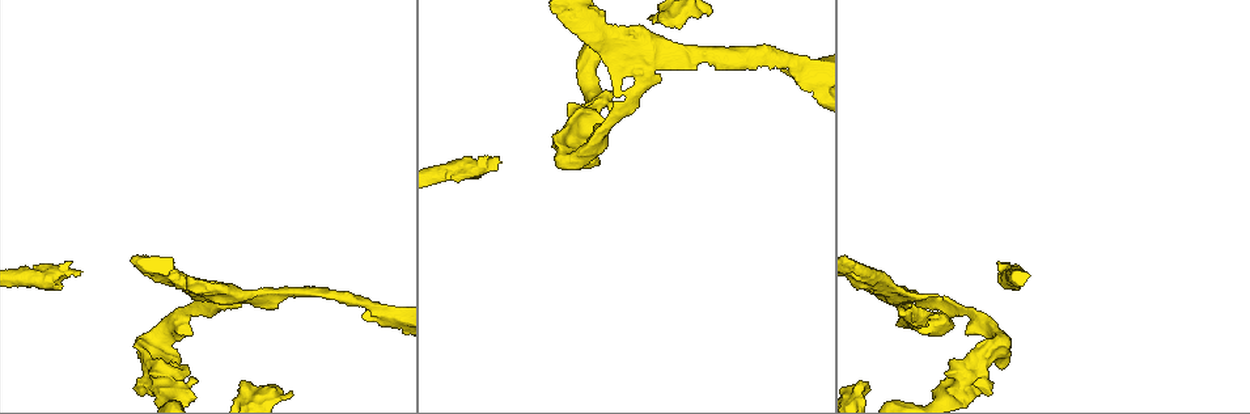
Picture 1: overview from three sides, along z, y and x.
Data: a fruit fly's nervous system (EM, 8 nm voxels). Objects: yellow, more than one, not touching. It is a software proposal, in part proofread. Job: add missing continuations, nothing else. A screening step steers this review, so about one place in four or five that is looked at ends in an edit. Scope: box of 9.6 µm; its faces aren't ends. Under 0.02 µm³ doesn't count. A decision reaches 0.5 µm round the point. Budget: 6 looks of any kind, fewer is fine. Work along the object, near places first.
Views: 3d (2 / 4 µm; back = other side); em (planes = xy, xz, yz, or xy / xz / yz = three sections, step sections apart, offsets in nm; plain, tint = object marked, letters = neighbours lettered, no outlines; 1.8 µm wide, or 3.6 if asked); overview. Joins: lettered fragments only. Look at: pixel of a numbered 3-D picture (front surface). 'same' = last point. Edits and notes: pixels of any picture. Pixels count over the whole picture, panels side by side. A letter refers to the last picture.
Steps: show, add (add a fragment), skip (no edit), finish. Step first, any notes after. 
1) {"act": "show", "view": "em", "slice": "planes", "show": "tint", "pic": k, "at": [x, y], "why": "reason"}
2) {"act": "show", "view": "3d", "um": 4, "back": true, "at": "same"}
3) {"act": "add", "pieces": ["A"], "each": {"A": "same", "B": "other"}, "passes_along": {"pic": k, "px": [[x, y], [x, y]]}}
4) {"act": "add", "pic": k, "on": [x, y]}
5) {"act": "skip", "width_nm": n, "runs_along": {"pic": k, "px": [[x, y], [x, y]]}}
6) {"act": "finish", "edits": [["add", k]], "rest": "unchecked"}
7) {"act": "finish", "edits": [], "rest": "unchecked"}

{"act": "show", "view": "em", "slice": "planes", "show": "tint", "pic": 1, "at": [58, 272]}

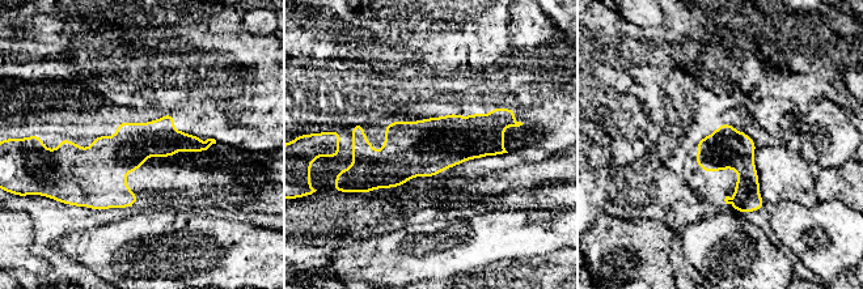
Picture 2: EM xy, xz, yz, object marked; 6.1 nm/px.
{"act": "show", "view": "em", "slice": "planes", "show": "letters", "at": "same"}

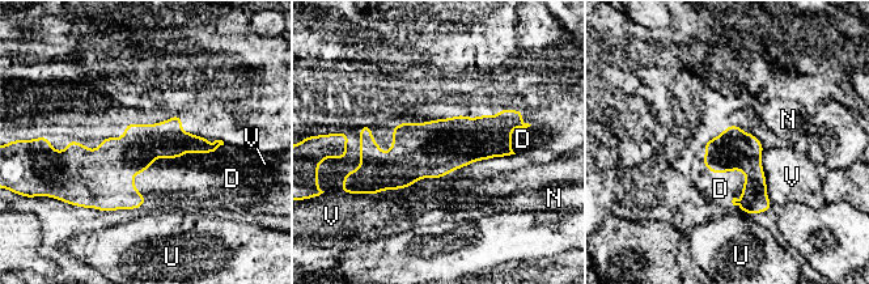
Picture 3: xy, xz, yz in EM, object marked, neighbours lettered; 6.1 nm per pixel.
{"act": "add", "pieces": ["D"], "each": {"D": "same", "N": "other", "U": "other", "V": "other"}, "passes_along": {"pic": 3, "px": [[132, 153], [161, 157], [193, 182]]}, "found": "it goes on there"}

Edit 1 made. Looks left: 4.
{"act": "show", "view": "overview", "why": "redraw"}

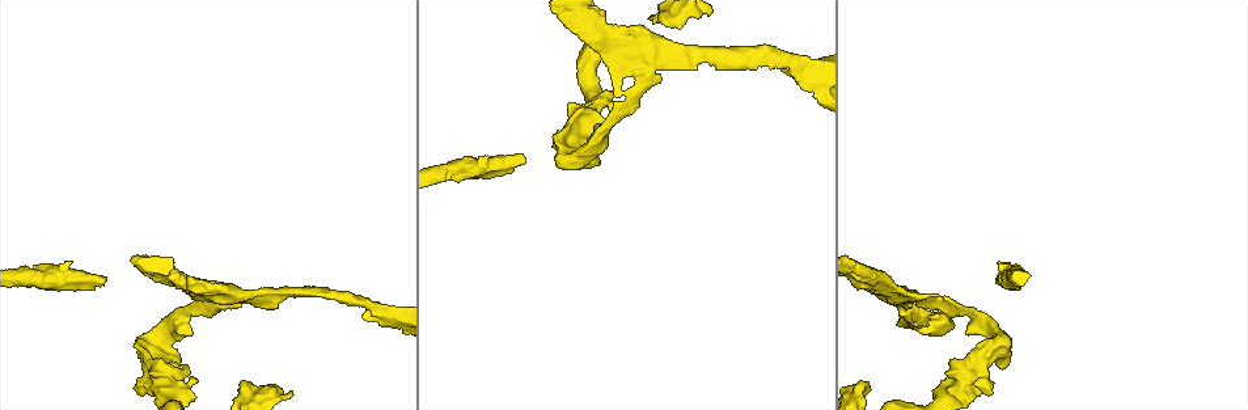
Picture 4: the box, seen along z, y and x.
{"act": "show", "view": "3d", "um": 4, "pic": 4, "at": [864, 383], "why": "an open end"}

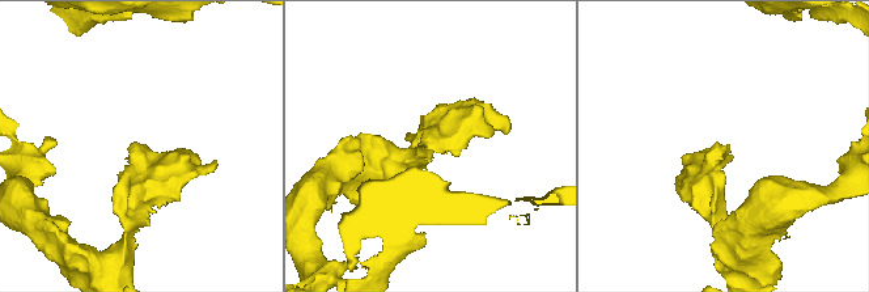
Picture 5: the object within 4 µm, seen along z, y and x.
{"act": "show", "view": "em", "slice": "xy", "step": 8, "show": "tint", "pic": 5, "at": [132, 148], "why": "need the tissue"}

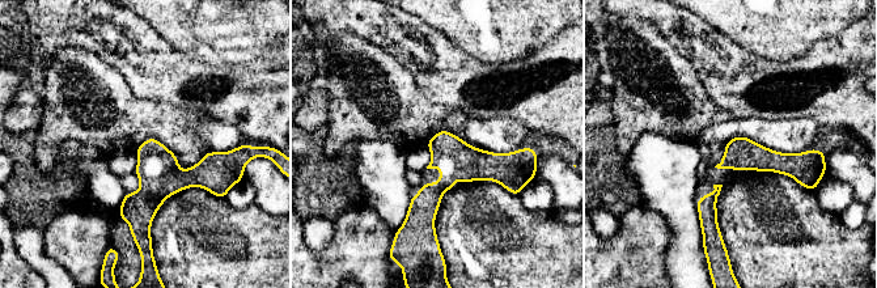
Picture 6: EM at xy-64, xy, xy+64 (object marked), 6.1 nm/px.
{"act": "show", "view": "em", "slice": "planes", "show": "letters", "at": "same", "why": "cut it another way"}

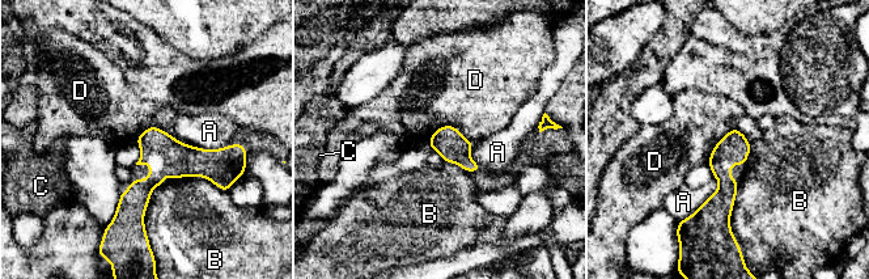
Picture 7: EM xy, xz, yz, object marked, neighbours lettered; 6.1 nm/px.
{"act": "skip", "width_nm": 190, "longest_contact_nm": ["A", 340], "each": {"A": "other", "B": "other", "C": "other", "D": "other"}, "found": "none of them fits"}

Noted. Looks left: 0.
{"act": "finish", "edits": [["add", 3]], "rest": "unchecked"}

